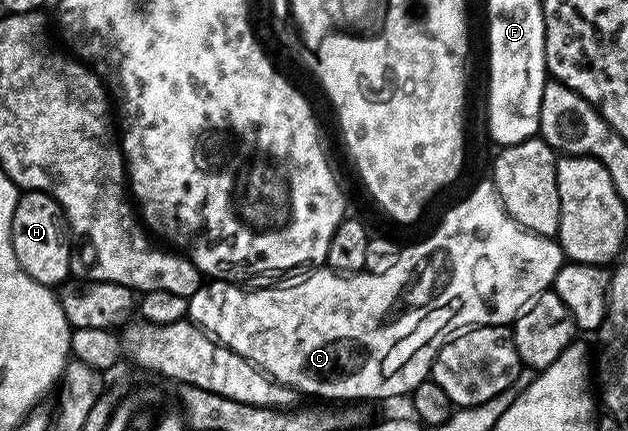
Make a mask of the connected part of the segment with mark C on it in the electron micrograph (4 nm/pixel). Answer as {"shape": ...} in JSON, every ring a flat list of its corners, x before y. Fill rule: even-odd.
{"shape":[[484,181,480,183,468,196,465,197,461,203,456,203,448,212,444,215,444,220,436,227,436,232,433,233,429,239,424,239,421,243,416,243,413,247,405,246,401,250,400,256,398,257,398,262,392,266,391,269,386,269,386,273,370,273,369,271,363,270,354,275,342,275,338,271,331,269,317,269,315,271,309,271,307,275,303,276,299,281,293,282,291,285,269,285,267,287,257,287,255,289,245,289,243,286,237,285,235,283,221,283,219,281,204,281,201,282,201,285,193,295,188,298,188,313,187,318,191,322,195,323,196,326,201,327,203,331,208,332,211,338,215,339,216,342,222,344,223,347,228,347,234,353,238,353,242,358,248,359,252,362,253,365,260,368,260,370,266,372,271,379,276,379,280,383,285,383,288,387,293,387,301,396,304,395,317,395,317,400,328,401,324,399,392,399,395,395,404,395,407,396,411,391,414,390,417,385,424,382,425,379,429,378,432,362,435,361,437,353,441,351,444,347,444,344,452,338,453,335,467,329,470,327,503,327,505,325,511,324,515,320,516,316,528,306,532,300,536,299,544,291,551,288,552,283,556,279,556,274,558,269,562,269,565,265,564,250,560,247,559,242,555,238,549,237,547,235,535,235,532,231,527,231,524,227,519,227,518,224,510,218,506,213,506,209,500,204,500,198,496,195,496,187,492,184,491,181]]}

